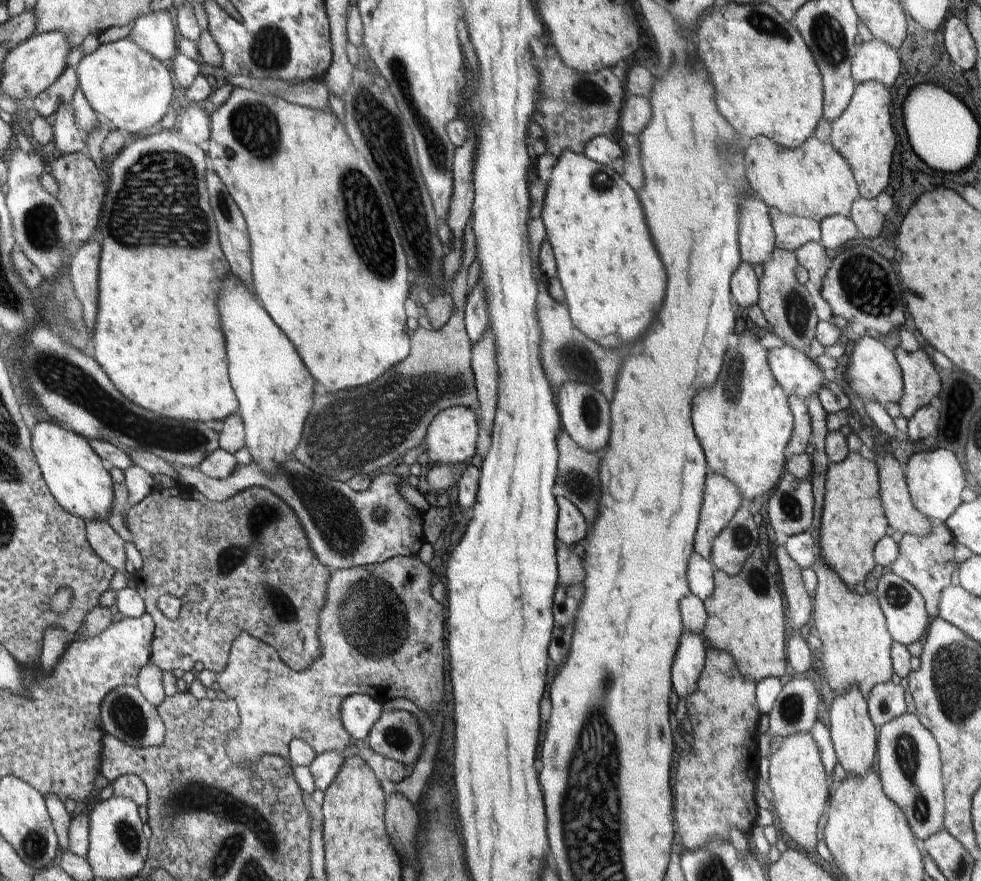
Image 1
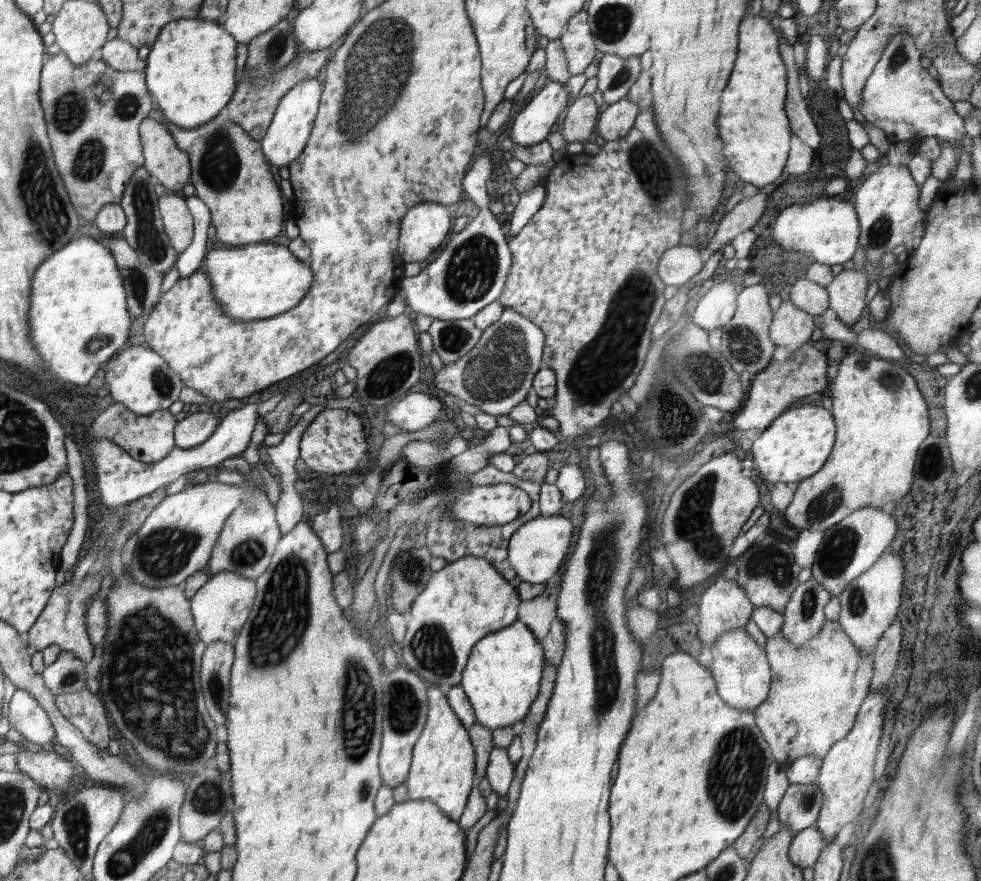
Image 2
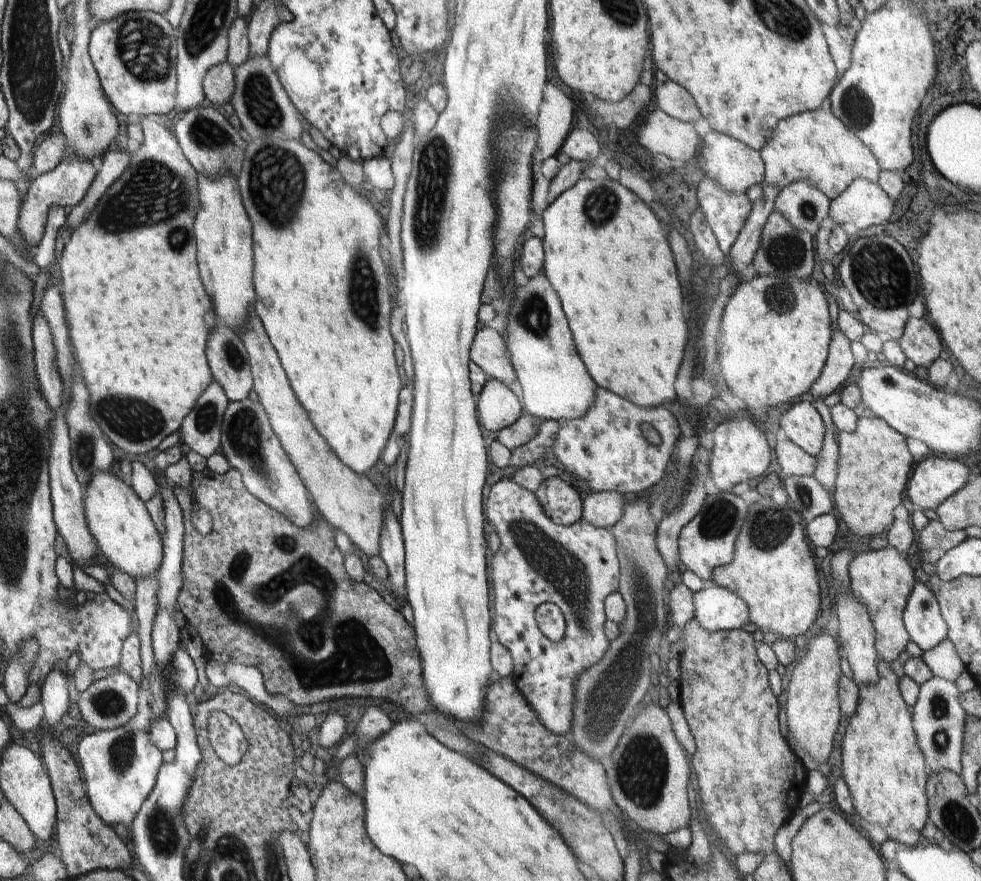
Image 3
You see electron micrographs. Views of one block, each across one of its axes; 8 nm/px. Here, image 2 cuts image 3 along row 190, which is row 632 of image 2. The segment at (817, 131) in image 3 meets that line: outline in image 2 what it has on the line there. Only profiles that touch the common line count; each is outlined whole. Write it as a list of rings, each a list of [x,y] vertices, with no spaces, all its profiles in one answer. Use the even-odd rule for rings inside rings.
[[[825,620],[823,628],[817,638],[811,638],[809,642],[795,646],[789,640],[783,638],[781,632],[767,636],[765,642],[765,654],[767,662],[771,666],[771,684],[769,684],[769,694],[767,698],[753,708],[753,720],[757,730],[761,732],[761,738],[765,744],[771,748],[773,762],[783,762],[783,760],[795,760],[801,756],[817,756],[825,758],[829,748],[845,738],[855,722],[857,710],[863,704],[869,684],[873,678],[873,656],[871,652],[859,652],[849,636],[843,632],[841,624],[837,620]]]

